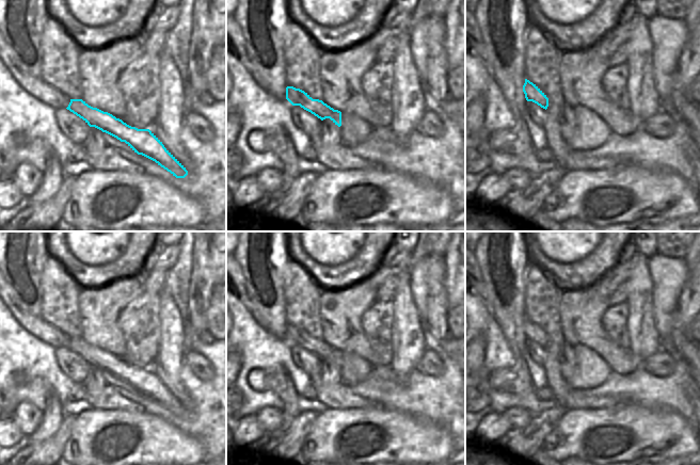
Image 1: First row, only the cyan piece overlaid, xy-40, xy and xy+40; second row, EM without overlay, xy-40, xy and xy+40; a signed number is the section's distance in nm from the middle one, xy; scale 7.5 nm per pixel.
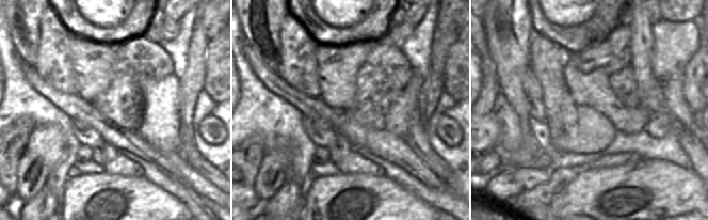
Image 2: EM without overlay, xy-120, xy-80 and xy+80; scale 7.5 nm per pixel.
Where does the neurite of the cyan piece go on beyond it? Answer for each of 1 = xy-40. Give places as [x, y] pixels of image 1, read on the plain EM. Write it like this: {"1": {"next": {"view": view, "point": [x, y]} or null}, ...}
{"1": {"next": null}}

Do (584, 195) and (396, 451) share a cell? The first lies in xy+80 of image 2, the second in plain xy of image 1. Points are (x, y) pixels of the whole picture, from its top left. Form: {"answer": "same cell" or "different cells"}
{"answer": "same cell"}

